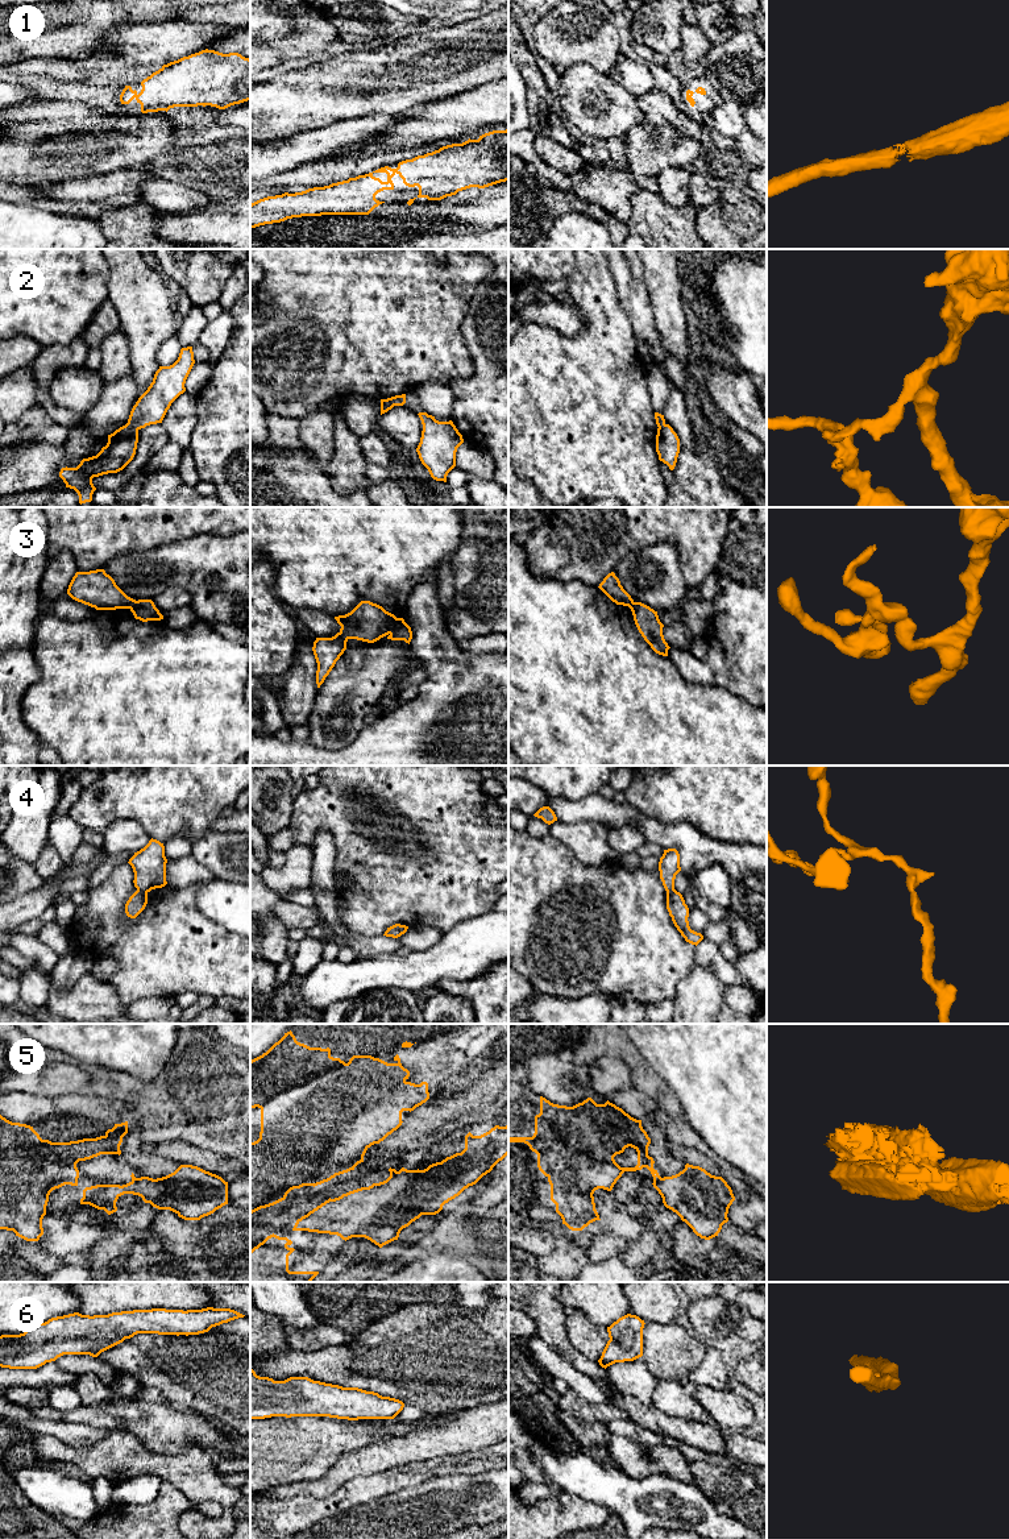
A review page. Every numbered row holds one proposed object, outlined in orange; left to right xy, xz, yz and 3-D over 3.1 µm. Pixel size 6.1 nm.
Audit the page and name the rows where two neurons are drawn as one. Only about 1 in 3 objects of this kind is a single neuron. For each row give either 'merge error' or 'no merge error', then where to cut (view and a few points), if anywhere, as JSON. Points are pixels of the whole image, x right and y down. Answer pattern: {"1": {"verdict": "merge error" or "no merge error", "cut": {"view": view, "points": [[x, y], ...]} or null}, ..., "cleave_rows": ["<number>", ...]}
{"1": {"verdict": "no merge error", "cut": null}, "2": {"verdict": "merge error", "cut": {"view": "xy", "points": [[127, 423], [137, 430]]}}, "3": {"verdict": "merge error", "cut": {"view": "xz", "points": [[405, 622], [390, 634]]}}, "4": {"verdict": "merge error", "cut": {"view": "xy", "points": [[137, 888], [146, 894]]}}, "5": {"verdict": "merge error", "cut": {"view": "yz", "points": [[661, 1178], [654, 1183]]}}, "6": {"verdict": "no merge error", "cut": null}, "cleave_rows": ["2", "3", "4", "5"]}

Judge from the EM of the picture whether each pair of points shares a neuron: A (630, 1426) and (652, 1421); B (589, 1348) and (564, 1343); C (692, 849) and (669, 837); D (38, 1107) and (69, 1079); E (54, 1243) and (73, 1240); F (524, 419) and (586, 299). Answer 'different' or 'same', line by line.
A: different
B: different
C: same
D: different
E: same
F: same

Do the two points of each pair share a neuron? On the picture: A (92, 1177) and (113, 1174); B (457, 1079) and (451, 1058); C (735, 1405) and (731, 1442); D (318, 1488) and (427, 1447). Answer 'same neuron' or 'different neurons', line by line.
A: same neuron
B: different neurons
C: different neurons
D: same neuron

